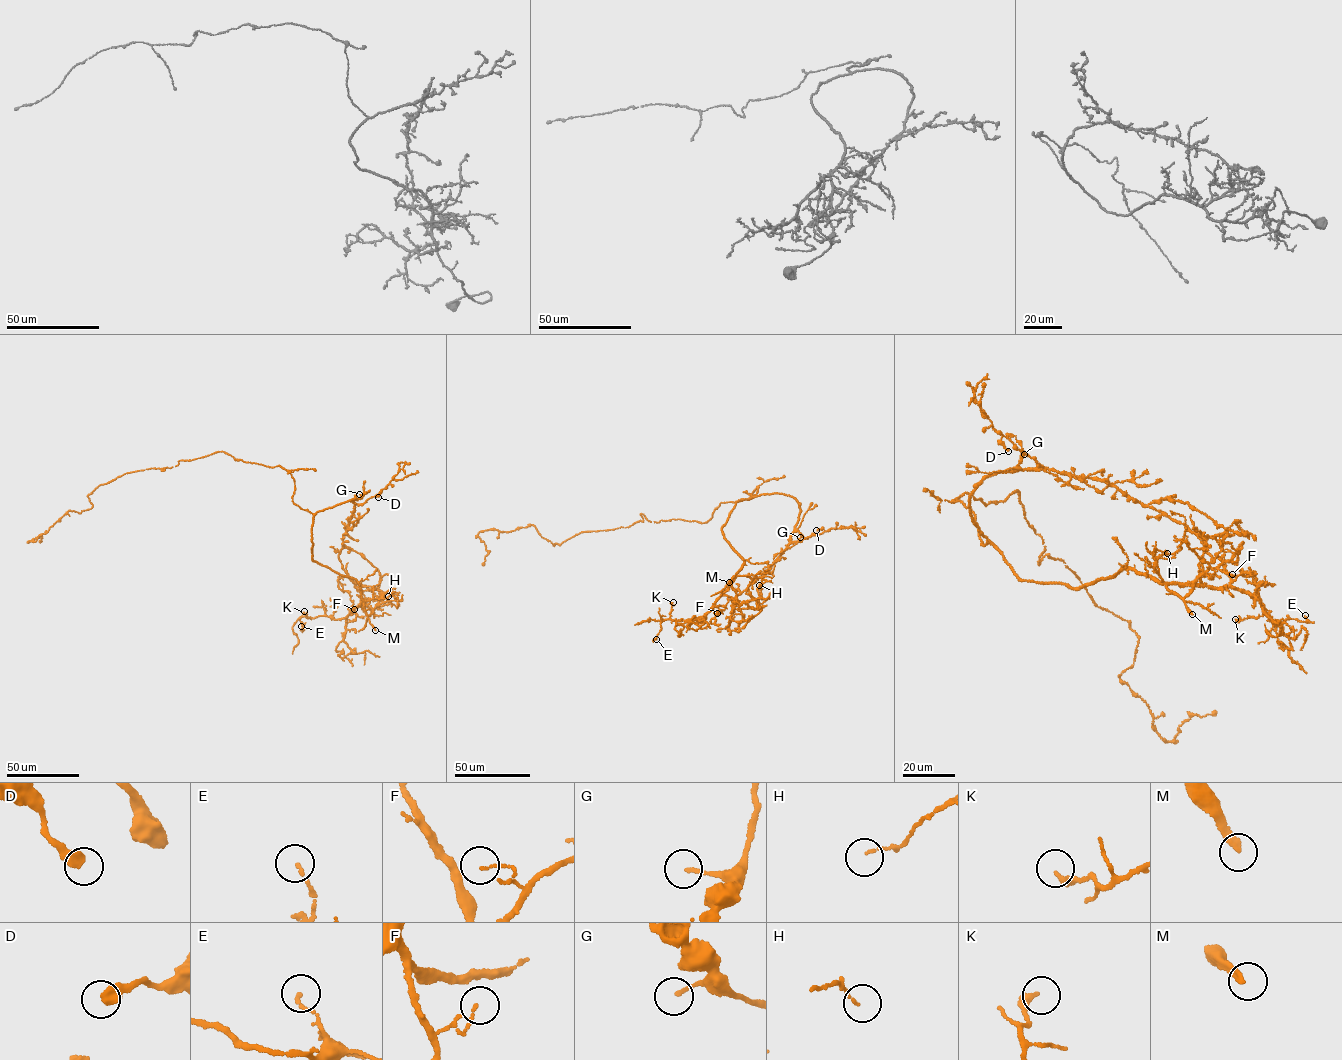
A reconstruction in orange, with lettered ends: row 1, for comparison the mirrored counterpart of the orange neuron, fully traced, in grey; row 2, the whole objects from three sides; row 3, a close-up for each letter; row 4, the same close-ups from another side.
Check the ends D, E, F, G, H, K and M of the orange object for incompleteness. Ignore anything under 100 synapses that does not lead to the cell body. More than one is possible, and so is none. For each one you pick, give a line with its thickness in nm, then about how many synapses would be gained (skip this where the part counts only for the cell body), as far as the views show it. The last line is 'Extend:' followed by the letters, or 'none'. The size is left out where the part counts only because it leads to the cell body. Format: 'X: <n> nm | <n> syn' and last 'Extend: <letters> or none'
M: 240 nm
Extend: M

